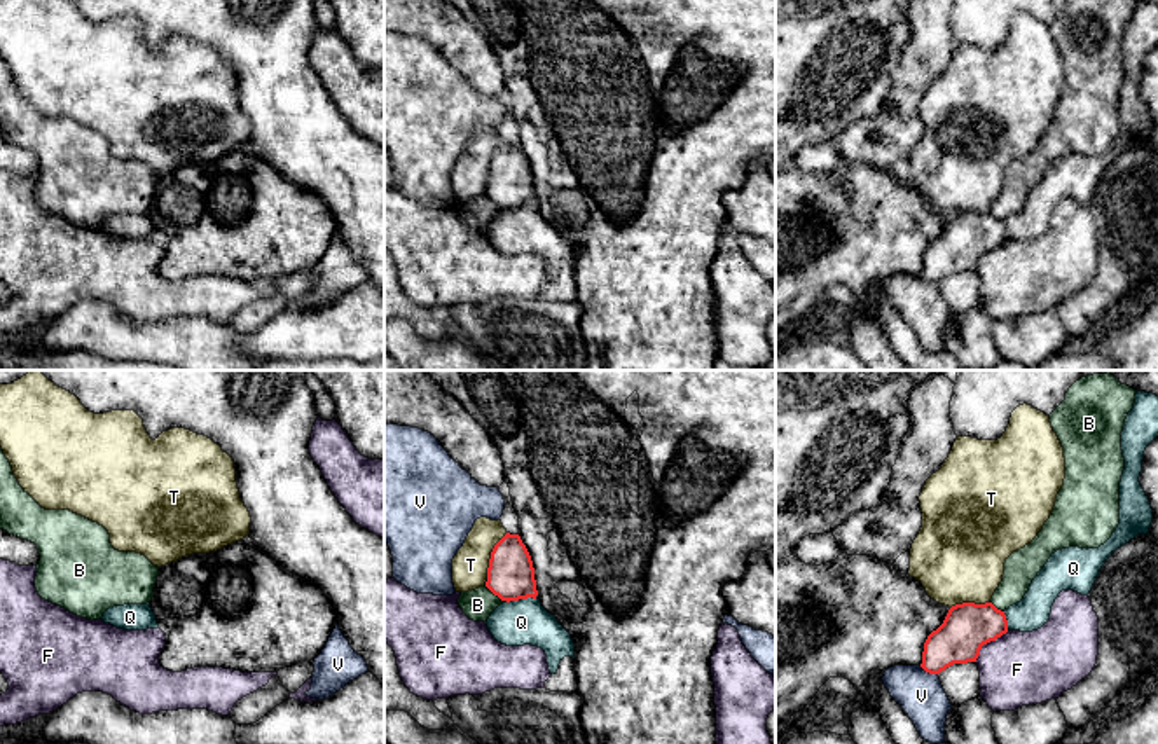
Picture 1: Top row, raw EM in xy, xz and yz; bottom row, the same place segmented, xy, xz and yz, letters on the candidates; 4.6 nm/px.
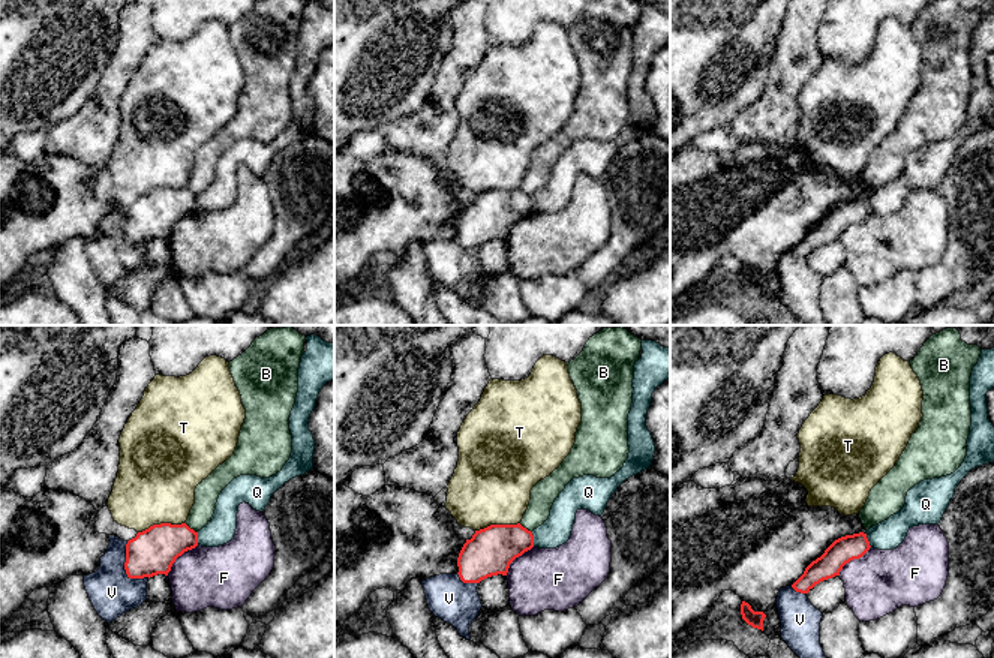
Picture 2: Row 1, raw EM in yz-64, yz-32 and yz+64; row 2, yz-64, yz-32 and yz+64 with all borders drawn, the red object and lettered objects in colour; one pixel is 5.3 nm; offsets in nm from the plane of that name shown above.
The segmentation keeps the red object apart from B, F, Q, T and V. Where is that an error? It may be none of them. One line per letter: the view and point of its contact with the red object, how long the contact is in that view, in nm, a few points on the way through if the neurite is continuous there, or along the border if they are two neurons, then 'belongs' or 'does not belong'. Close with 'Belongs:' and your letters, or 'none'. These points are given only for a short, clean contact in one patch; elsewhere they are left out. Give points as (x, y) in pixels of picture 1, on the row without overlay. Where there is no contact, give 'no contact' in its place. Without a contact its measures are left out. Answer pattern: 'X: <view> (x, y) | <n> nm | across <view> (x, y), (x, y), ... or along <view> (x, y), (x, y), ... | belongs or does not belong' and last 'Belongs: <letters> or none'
B: xz (496, 203) | 130 nm | along xz (486, 194), (507, 210) | does not belong
F: yz (987, 250) | 220 nm | does not belong
Q: xz (521, 206) | 140 nm | along xz (535, 206), (519, 206), (507, 212) | does not belong
T: xz (489, 168) | 260 nm | along xz (507, 142), (491, 161), (484, 194) | does not belong
V: yz (928, 280) | 100 nm | does not belong
Belongs: none

